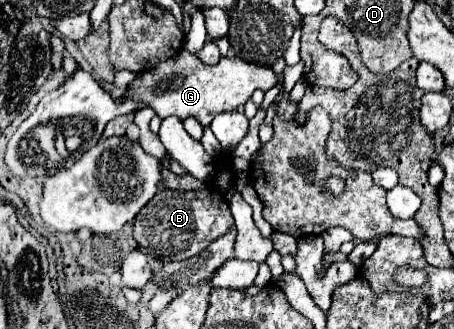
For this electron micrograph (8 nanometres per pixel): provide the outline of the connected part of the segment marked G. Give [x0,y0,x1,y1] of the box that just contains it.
[128,51,276,127]

